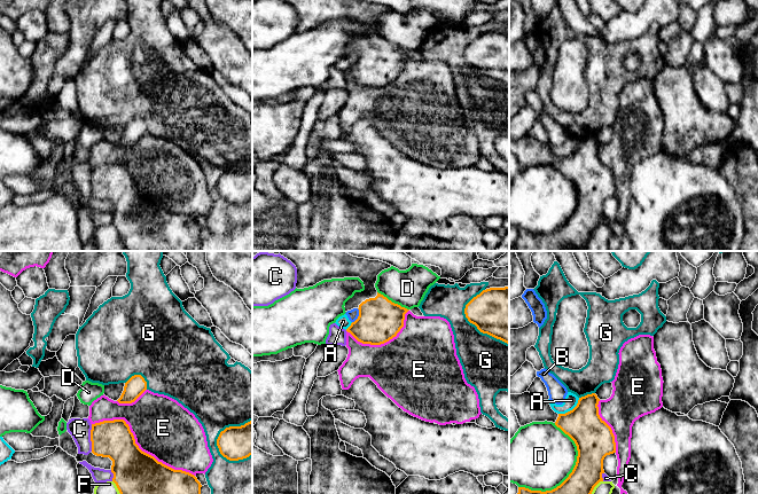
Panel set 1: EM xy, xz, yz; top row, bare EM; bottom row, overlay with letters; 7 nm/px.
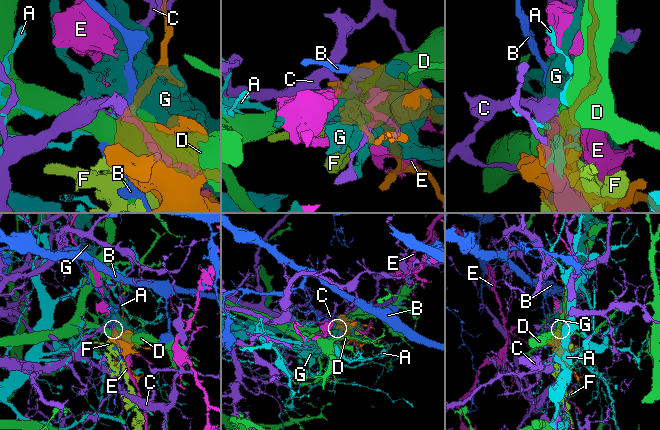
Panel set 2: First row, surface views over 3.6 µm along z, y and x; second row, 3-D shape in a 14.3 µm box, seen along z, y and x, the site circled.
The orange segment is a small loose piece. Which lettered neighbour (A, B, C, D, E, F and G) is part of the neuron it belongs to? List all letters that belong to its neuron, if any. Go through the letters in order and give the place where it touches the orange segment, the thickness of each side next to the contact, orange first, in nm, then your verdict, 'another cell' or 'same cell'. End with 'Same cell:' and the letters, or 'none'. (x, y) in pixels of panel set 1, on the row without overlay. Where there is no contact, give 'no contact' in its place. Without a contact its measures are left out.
A: contact yz (570, 154); calibres 280 and 90 nm; another cell
B: contact xz (359, 59); calibres 300 and 70 nm; another cell
C: contact xy (91, 181); calibres 260 and 140 nm; another cell
D: contact yz (570, 217); calibres 220 and 480 nm; another cell
E: contact xy (138, 189); calibres 360 and 420 nm; another cell
F: contact yz (591, 236); calibres 200 and 170 nm; another cell
G: contact xy (221, 174); calibres 240 and 460 nm; another cell
Same cell: none

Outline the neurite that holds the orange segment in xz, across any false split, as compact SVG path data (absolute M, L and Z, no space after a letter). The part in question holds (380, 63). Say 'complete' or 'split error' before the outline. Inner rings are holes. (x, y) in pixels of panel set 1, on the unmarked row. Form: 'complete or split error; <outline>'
split error; M284 0L297 11L297 32L313 30L323 23L359 21L365 29L365 33L355 36L352 41L345 46L345 55L353 52L359 53L358 62L346 72L358 85L362 87L381 88L393 80L404 70L405 57L409 54L398 47L392 46L383 38L378 37L375 26L377 18L391 10L391 8L358 0Z

